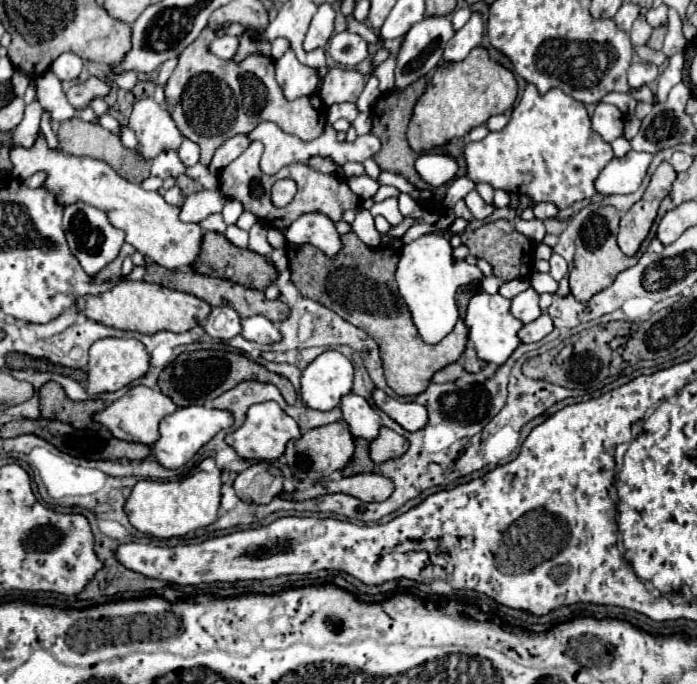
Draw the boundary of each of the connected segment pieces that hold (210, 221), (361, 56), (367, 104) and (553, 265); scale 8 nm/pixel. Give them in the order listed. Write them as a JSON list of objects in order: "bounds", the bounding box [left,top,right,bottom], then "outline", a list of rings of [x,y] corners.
[{"bounds":[200,214,226,234],"outline":[[[212,214],[212,216],[208,216],[206,220],[200,222],[200,226],[202,226],[206,232],[208,232],[208,230],[212,230],[212,232],[220,232],[220,234],[226,232],[226,224],[224,224],[224,220],[222,220],[220,214]]]},{"bounds":[328,32,368,66],"outline":[[[340,32],[332,36],[332,44],[328,48],[334,62],[344,66],[356,66],[368,58],[368,42],[352,32]]]},{"bounds":[356,76,380,112],"outline":[[[370,76],[368,82],[366,82],[366,86],[364,86],[362,96],[356,100],[356,108],[358,108],[358,112],[370,112],[372,106],[376,104],[378,96],[380,96],[378,80],[376,80],[376,76]]]},{"bounds":[550,254,568,280],"outline":[[[552,254],[552,258],[550,258],[550,276],[554,280],[562,280],[562,276],[566,274],[566,270],[568,270],[566,260],[562,256],[558,256],[558,254]]]}]

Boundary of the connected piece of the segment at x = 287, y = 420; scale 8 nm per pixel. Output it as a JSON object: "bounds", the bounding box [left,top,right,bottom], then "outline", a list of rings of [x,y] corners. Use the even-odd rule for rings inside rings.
{"bounds":[226,402,300,460],"outline":[[[262,402],[262,404],[254,404],[250,406],[248,414],[246,414],[246,422],[242,424],[242,428],[230,432],[226,436],[226,442],[236,450],[236,454],[240,458],[246,458],[246,460],[278,460],[284,450],[286,450],[286,444],[290,440],[296,440],[300,438],[300,428],[298,424],[280,410],[280,406],[276,402]]]}

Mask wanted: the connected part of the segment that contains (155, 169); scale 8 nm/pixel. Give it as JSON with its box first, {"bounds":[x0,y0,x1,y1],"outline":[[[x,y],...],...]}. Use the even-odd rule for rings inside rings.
{"bounds":[152,150,186,178],"outline":[[[164,150],[152,160],[152,176],[160,176],[160,178],[174,176],[176,178],[184,172],[186,172],[186,168],[174,150]]]}

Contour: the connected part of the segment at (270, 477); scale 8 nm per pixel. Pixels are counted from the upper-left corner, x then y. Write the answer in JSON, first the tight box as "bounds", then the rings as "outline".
{"bounds":[234,462,284,504],"outline":[[[258,462],[246,468],[236,478],[234,490],[236,490],[236,496],[244,502],[268,504],[272,498],[276,498],[282,492],[282,482],[284,482],[284,476],[276,466],[268,462]]]}

